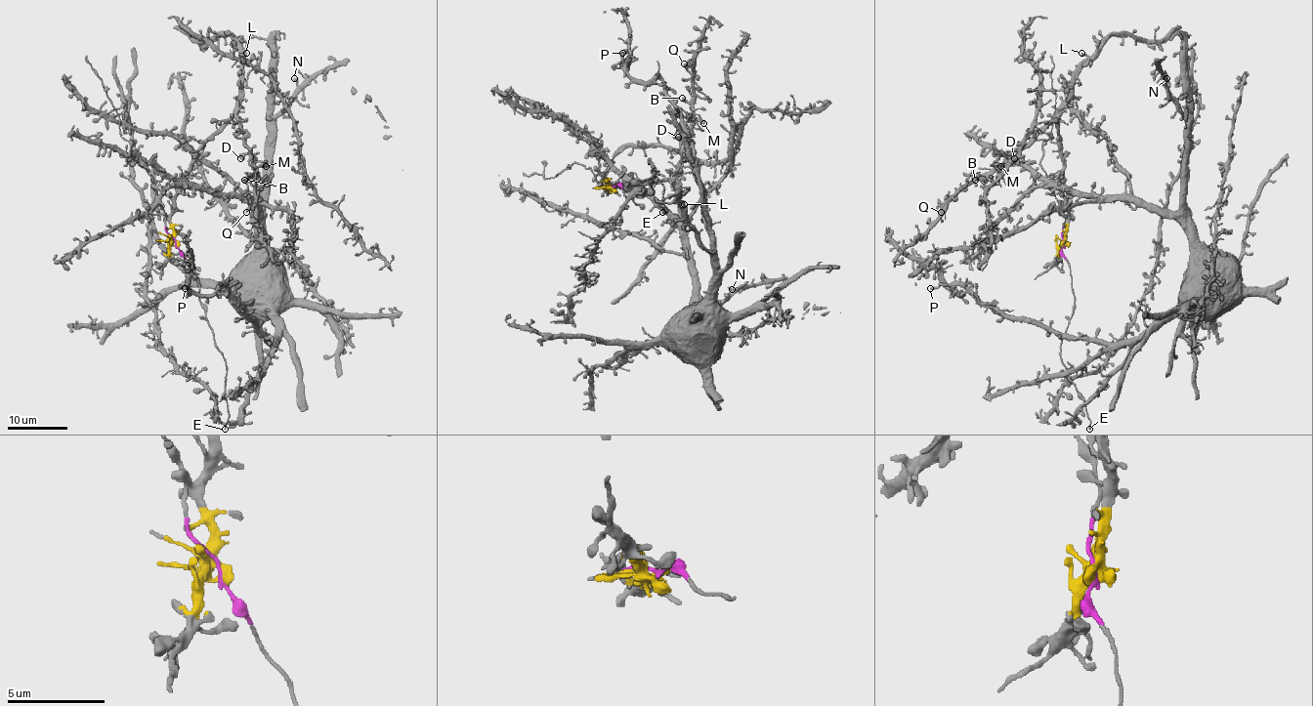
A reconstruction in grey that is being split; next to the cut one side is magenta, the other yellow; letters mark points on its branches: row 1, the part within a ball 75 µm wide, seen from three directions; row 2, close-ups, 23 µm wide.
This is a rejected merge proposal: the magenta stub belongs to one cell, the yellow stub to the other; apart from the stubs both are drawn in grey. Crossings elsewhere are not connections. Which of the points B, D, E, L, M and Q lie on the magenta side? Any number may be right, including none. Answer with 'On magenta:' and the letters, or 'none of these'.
On magenta: E

